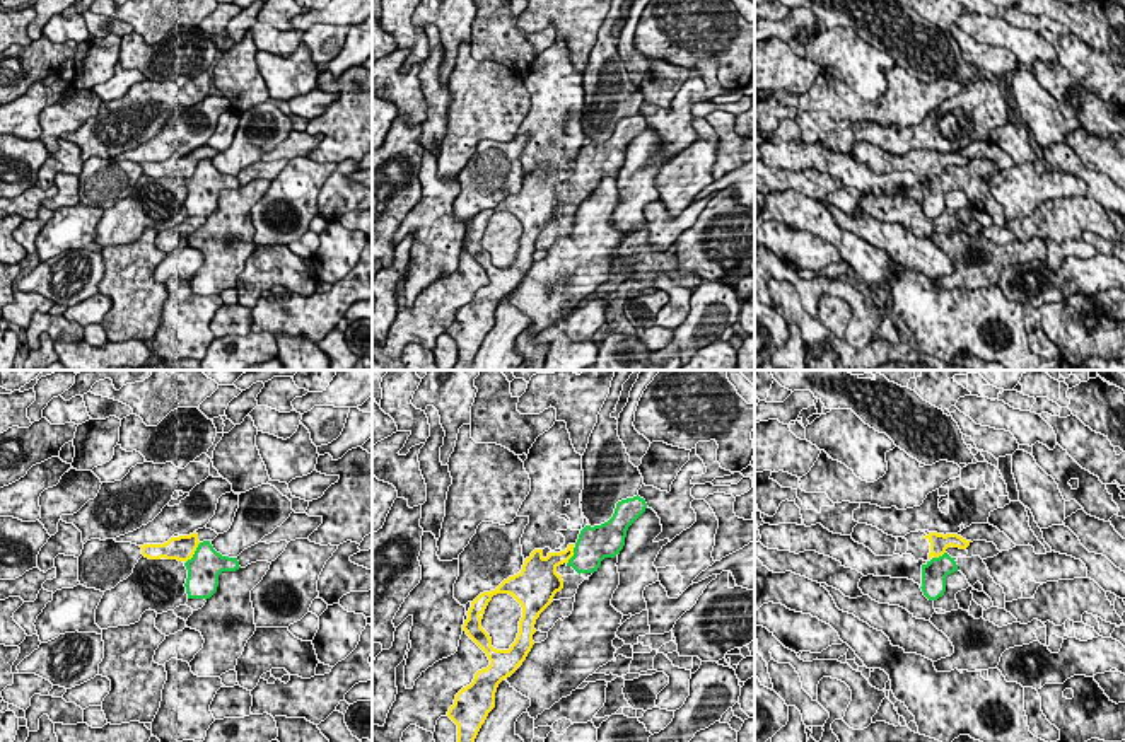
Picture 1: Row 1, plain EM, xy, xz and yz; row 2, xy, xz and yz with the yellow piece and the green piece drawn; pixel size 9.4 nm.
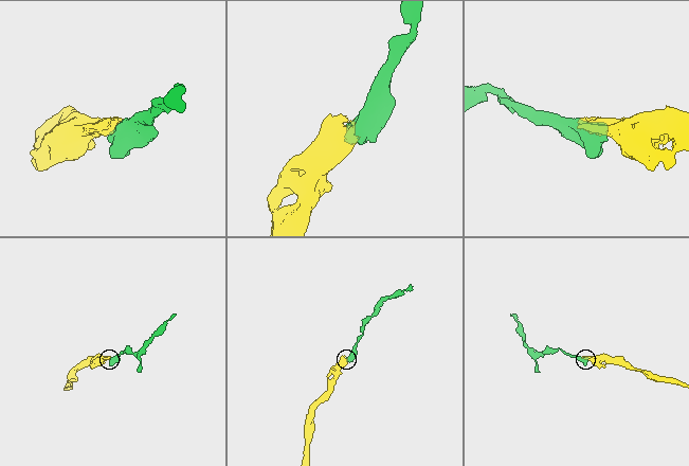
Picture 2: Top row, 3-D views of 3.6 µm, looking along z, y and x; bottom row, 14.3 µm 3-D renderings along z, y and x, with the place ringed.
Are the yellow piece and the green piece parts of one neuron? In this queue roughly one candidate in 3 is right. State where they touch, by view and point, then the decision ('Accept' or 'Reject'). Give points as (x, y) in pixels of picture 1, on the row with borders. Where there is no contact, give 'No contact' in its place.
Touches yellow at xy (193, 553). Reject

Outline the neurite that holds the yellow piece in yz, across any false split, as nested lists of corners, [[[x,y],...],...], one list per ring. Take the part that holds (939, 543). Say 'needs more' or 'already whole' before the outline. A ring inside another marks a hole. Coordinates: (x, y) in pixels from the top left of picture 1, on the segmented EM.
needs more; [[[857,524],[852,532],[852,539],[869,548],[876,556],[912,554],[915,561],[930,561],[946,553],[947,548],[966,549],[971,541],[963,539],[958,534],[937,534],[929,536],[922,530],[910,532],[905,537],[893,537],[867,524]]]

